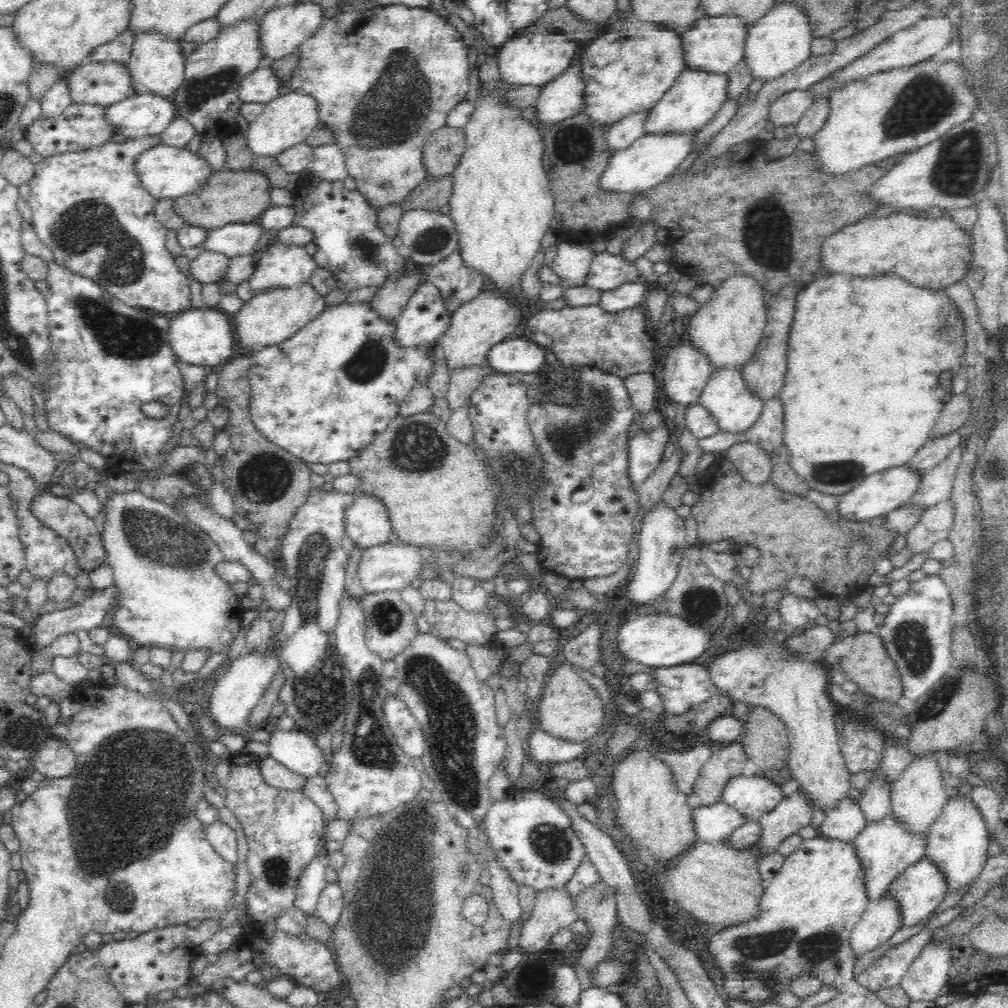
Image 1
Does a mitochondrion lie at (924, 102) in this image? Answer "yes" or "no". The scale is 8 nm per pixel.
yes

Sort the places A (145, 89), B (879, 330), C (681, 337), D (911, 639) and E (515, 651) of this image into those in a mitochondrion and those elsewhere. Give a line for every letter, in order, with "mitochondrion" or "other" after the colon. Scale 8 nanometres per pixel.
A: other
B: other
C: other
D: mitochondrion
E: other

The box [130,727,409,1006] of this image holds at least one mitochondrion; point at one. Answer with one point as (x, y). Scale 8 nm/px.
(275, 873)

